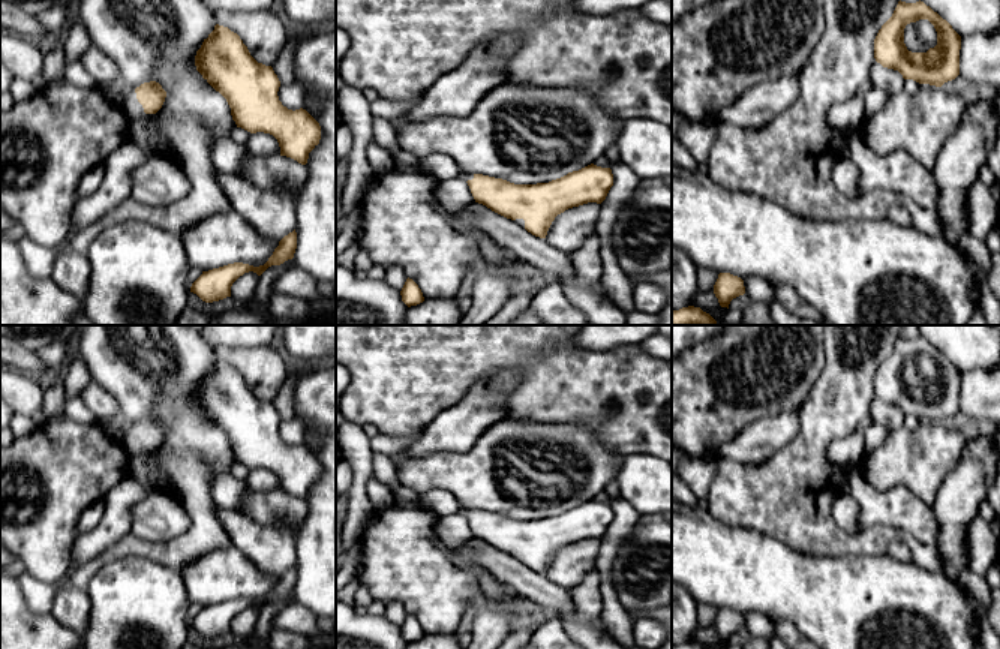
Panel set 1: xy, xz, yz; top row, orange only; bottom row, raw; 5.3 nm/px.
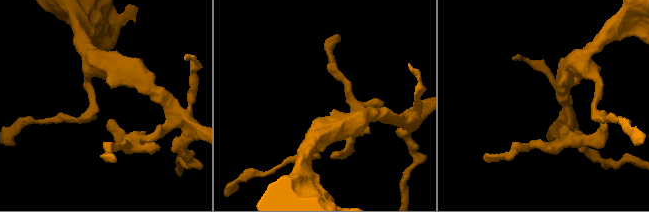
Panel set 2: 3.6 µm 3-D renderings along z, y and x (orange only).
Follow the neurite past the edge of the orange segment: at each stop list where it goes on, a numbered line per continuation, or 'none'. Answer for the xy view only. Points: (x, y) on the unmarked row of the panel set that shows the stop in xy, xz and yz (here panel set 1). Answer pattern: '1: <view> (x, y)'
1: xy (132, 444)

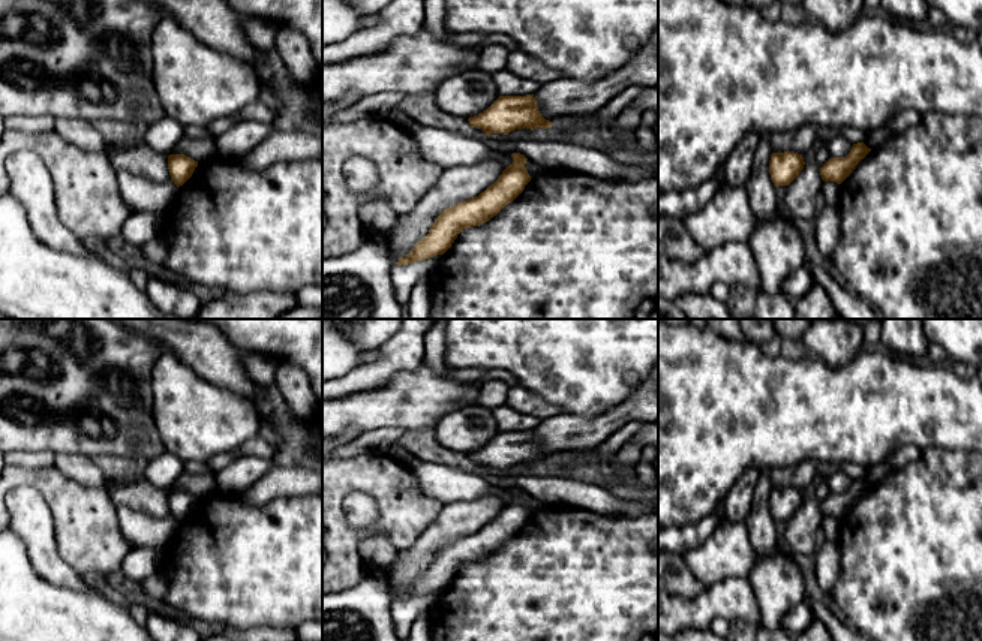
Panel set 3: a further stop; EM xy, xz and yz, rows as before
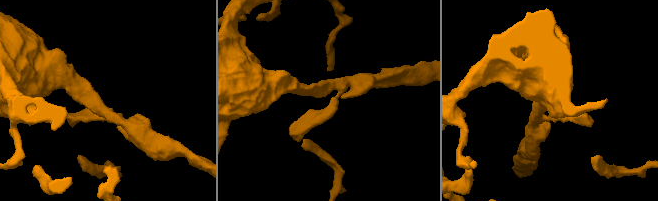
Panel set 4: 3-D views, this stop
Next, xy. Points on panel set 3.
none

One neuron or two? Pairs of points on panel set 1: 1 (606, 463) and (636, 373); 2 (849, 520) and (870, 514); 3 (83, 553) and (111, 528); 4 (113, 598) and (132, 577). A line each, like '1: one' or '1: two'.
1: two
2: two
3: one
4: one

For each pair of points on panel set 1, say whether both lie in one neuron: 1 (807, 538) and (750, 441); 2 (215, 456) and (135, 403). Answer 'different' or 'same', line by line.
1: different
2: same

